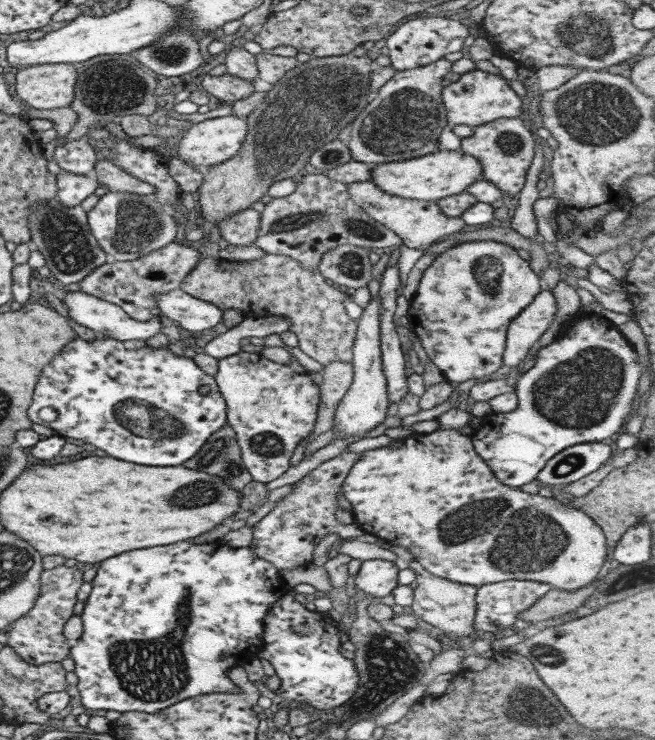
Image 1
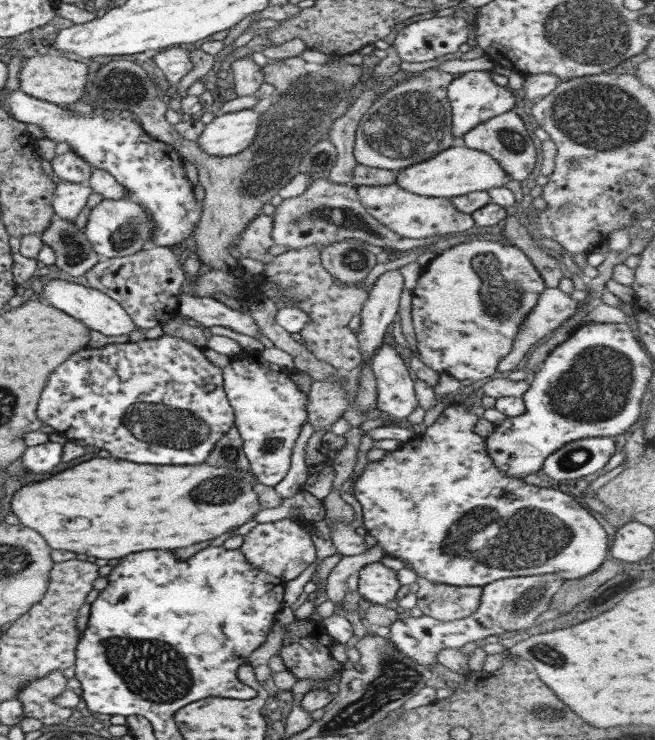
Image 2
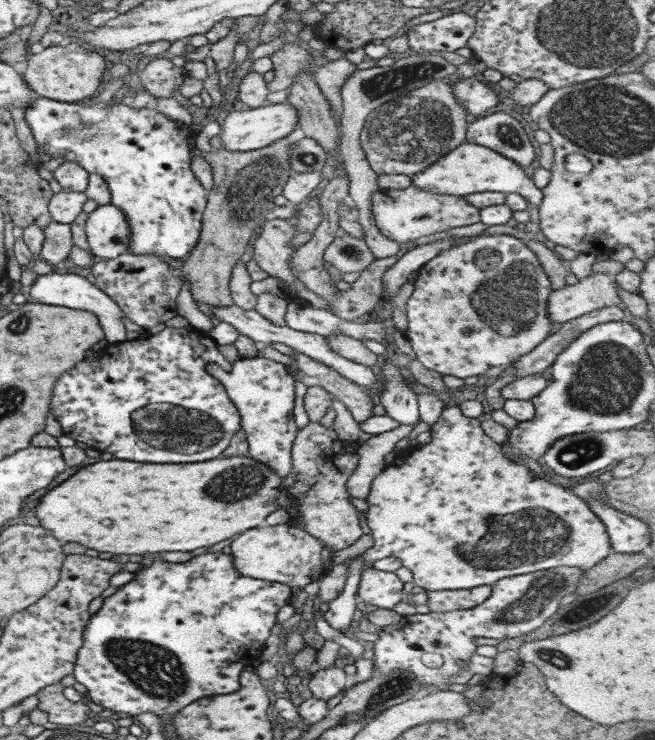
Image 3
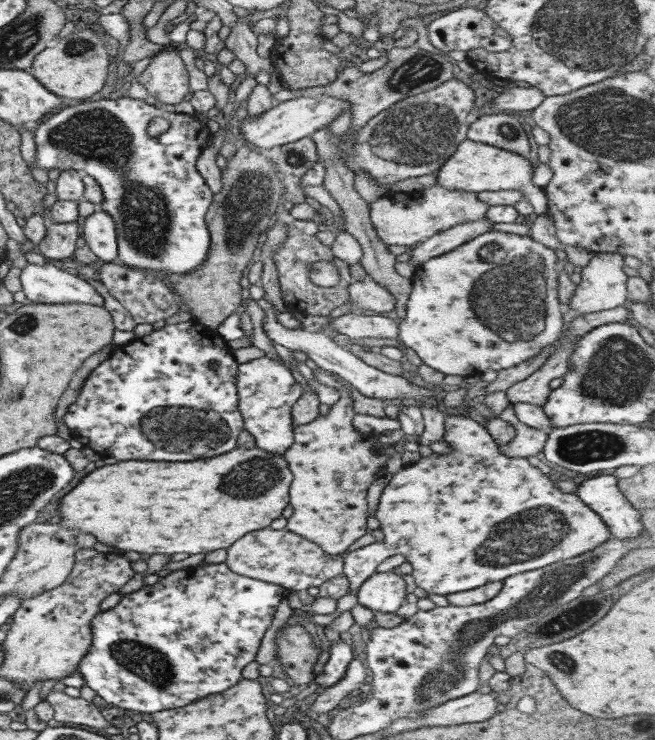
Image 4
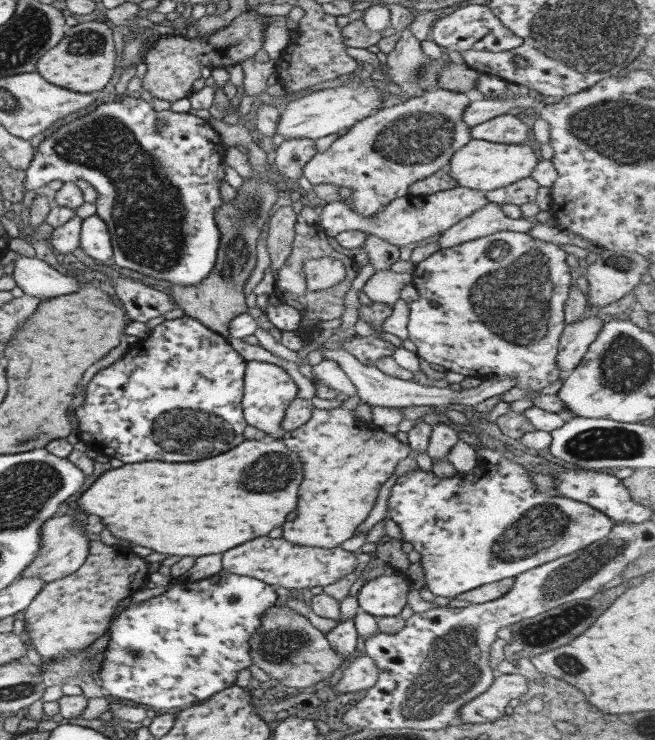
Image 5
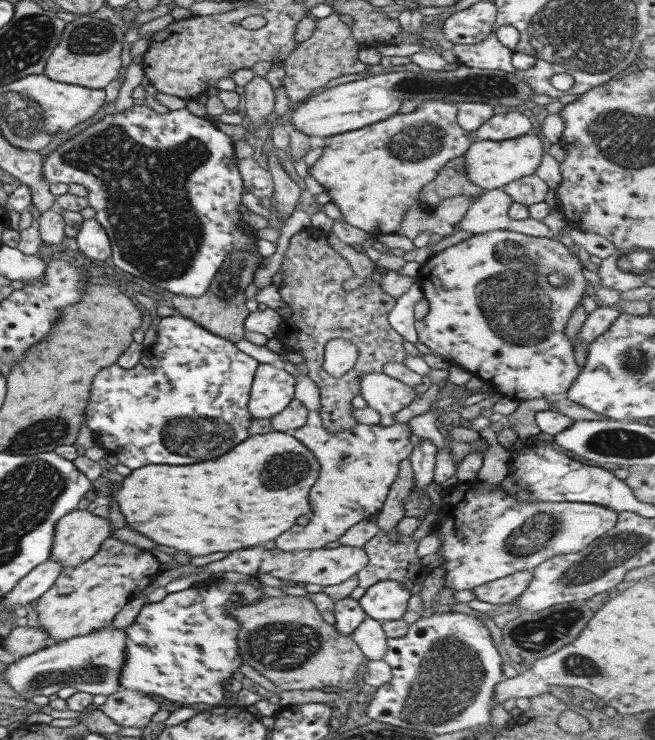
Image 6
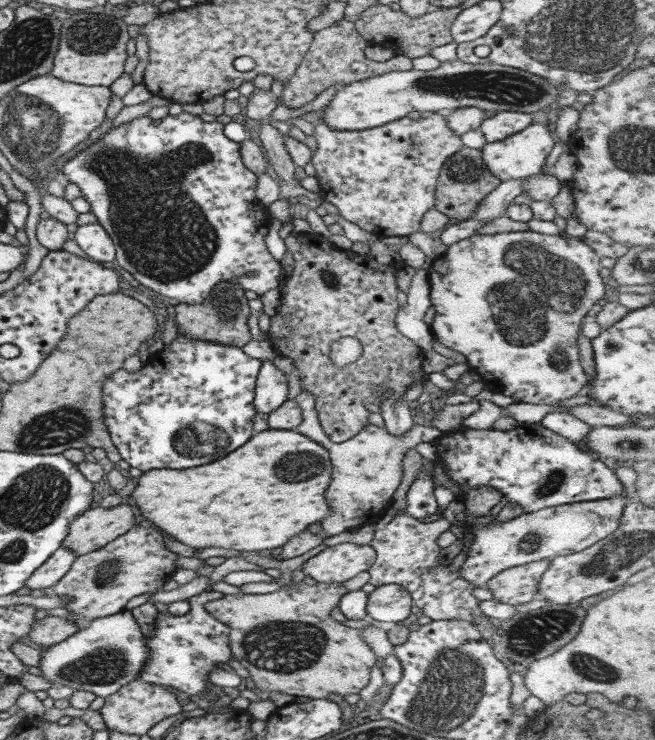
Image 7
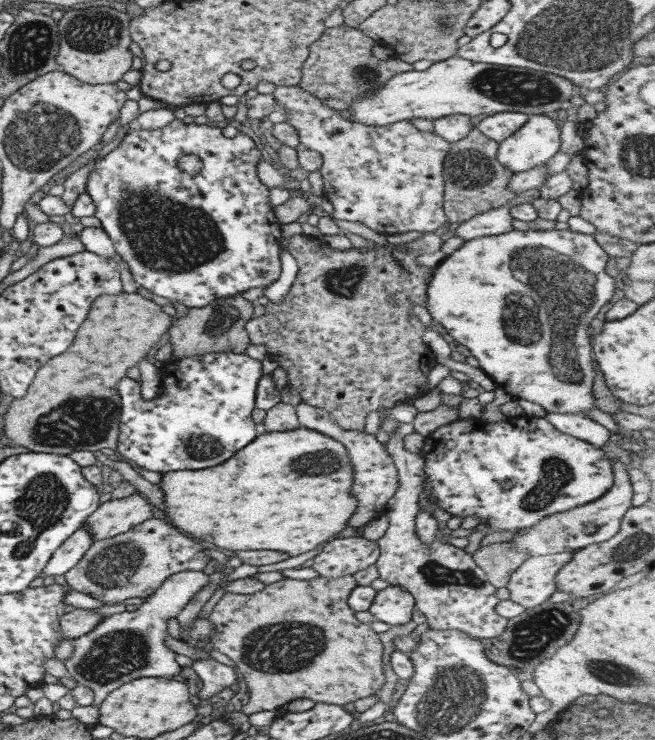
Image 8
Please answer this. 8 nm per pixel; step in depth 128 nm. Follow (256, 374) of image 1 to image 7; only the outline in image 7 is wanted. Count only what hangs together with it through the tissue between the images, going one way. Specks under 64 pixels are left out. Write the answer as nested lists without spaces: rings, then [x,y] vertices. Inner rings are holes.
[[[263,361],[255,384],[253,405],[257,412],[270,414],[288,401],[288,377],[272,361]]]

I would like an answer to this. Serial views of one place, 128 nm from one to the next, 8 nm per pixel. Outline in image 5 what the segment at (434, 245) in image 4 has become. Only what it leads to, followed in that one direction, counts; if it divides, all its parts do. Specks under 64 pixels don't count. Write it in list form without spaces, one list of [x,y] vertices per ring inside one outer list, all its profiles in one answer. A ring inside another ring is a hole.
[[[488,202],[480,210],[445,230],[437,243],[441,249],[446,249],[500,231],[528,233],[536,225],[525,218],[508,218],[501,206],[502,204]]]

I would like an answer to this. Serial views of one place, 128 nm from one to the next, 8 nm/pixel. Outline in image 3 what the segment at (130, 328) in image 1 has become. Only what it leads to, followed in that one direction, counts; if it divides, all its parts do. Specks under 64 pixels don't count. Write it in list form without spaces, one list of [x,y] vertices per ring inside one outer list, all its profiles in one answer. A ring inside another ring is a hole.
[[[53,271],[46,275],[38,275],[36,283],[26,288],[25,293],[30,301],[52,305],[74,308],[74,310],[87,310],[93,312],[98,318],[99,325],[105,334],[105,340],[108,345],[111,343],[121,343],[126,340],[126,328],[122,323],[123,311],[103,290],[100,290],[95,284],[90,283],[88,279],[74,271],[66,271],[62,274]]]

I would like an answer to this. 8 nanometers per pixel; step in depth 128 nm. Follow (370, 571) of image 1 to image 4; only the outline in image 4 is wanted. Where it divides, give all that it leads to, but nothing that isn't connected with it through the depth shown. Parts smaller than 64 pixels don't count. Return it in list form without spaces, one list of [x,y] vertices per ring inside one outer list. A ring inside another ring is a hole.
[[[392,571],[375,572],[357,589],[358,604],[375,613],[395,613],[406,600],[404,578]]]

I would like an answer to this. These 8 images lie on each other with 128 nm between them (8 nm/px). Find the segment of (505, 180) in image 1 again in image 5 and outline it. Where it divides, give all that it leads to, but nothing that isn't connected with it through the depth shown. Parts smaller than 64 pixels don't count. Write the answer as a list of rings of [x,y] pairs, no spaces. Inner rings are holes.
[[[508,112],[474,126],[471,138],[498,144],[523,144],[528,138],[528,126],[517,118],[516,112]]]

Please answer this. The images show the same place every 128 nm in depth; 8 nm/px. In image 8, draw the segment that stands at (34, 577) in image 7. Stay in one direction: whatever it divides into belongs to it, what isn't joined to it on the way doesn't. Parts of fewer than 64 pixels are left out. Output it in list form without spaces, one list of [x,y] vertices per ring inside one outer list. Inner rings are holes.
[[[79,526],[53,553],[39,576],[62,576],[79,564],[86,551],[93,545],[93,534],[83,526]]]

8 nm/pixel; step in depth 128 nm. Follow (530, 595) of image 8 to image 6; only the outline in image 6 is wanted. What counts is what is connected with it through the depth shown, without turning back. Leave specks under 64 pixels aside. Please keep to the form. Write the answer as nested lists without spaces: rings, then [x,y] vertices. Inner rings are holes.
[[[533,569],[516,571],[504,578],[498,578],[489,583],[481,584],[473,588],[472,594],[476,600],[488,602],[494,605],[506,605],[516,602],[522,591],[526,590],[529,582],[533,579]]]

